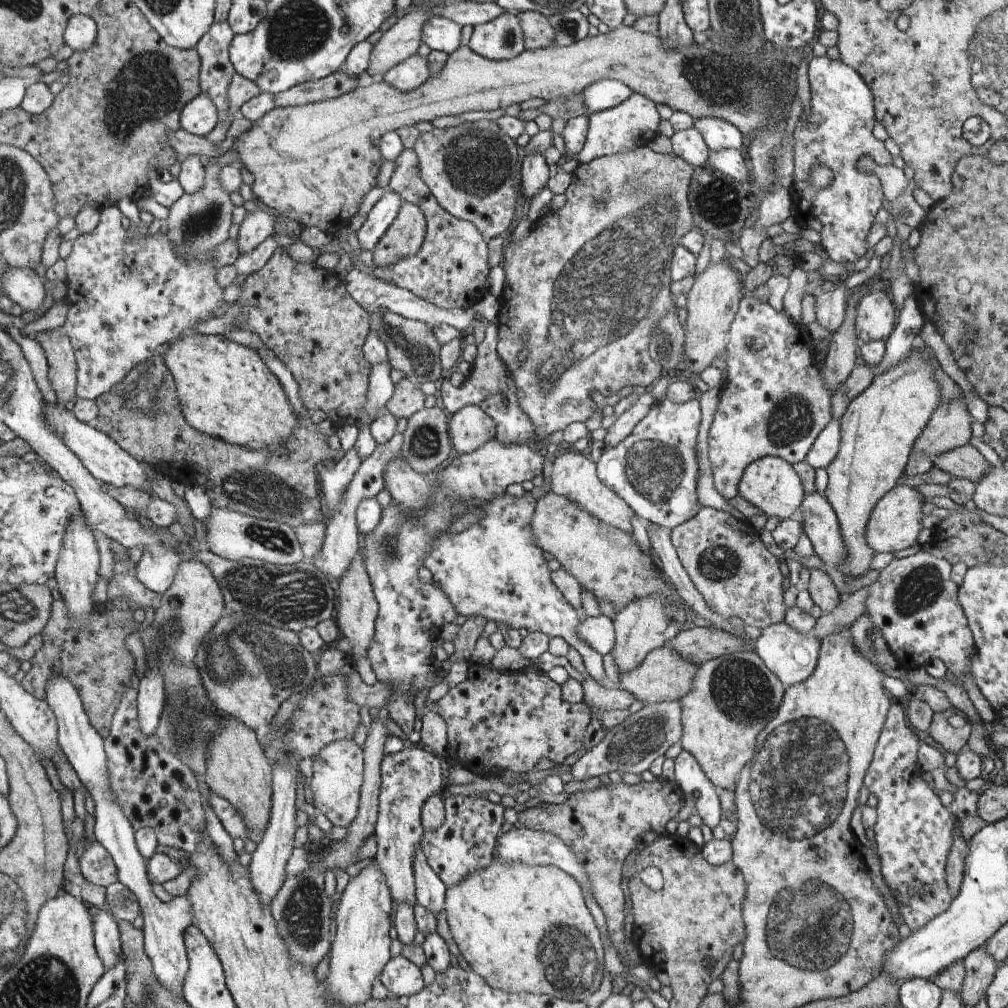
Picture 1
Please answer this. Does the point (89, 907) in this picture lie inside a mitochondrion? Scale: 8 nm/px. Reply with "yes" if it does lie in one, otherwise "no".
no

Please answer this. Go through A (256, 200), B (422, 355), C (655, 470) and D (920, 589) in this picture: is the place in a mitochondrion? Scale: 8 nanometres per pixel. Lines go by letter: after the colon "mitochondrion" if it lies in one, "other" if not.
A: other
B: mitochondrion
C: mitochondrion
D: mitochondrion

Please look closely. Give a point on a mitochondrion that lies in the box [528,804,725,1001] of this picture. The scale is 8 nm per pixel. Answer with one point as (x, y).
(565, 955)

